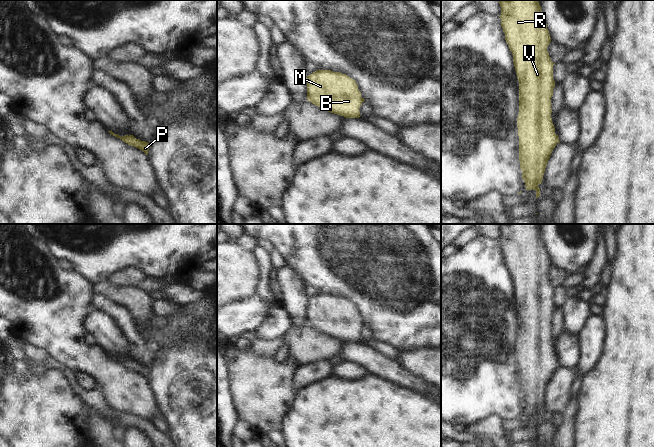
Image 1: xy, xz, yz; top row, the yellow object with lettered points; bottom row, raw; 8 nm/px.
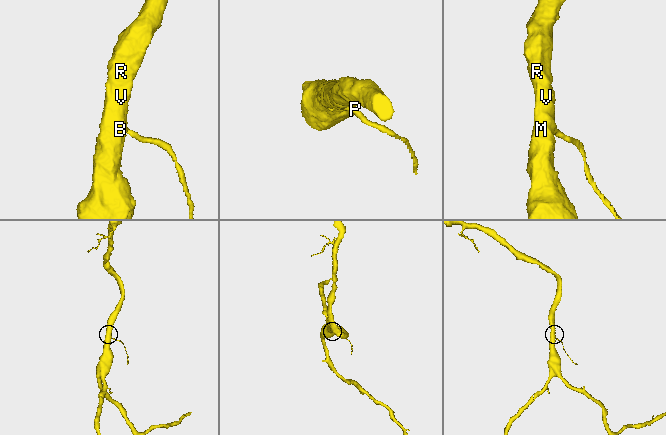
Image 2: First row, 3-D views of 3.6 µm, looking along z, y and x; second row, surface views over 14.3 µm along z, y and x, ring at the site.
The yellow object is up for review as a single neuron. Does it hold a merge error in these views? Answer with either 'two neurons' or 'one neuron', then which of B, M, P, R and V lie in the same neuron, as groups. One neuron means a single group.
one neuron | B M P R V

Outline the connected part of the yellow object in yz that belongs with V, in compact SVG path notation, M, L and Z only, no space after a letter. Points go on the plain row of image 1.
M499 224L501 231L501 250L505 258L505 264L513 278L513 287L519 306L519 338L517 342L519 360L519 385L522 394L522 402L526 414L535 414L536 422L540 420L539 408L542 407L545 392L555 370L560 367L558 359L555 358L555 351L551 342L551 322L555 305L553 303L553 290L547 271L551 261L547 248L543 242L541 230L538 224Z

